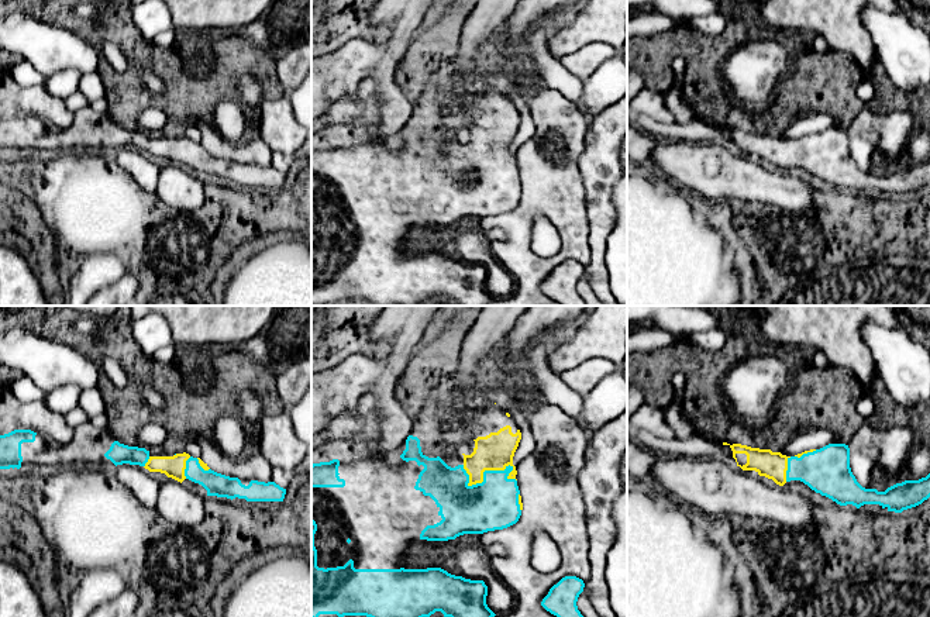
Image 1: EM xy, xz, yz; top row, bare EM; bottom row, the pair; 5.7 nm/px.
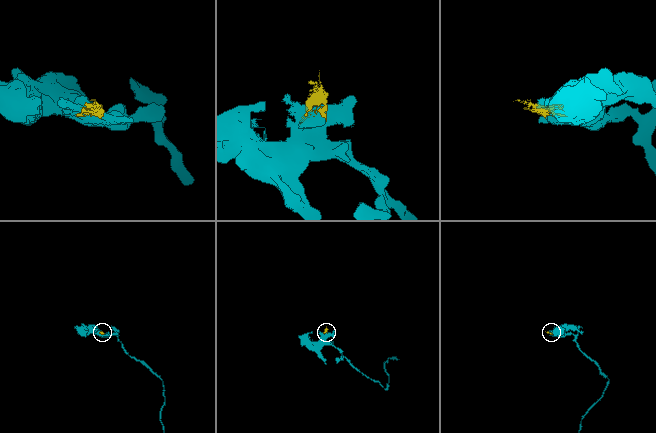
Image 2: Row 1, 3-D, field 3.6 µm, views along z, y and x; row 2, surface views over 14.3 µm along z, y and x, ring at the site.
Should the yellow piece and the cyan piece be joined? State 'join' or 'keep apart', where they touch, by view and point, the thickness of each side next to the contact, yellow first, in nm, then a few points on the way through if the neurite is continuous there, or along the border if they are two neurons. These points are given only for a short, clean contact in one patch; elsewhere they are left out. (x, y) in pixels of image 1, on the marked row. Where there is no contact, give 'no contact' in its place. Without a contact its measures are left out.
join | xz (486, 469) | 200/280 nm

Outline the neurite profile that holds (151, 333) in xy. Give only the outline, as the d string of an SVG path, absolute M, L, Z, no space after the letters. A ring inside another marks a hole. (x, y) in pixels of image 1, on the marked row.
M159 314L134 318L131 323L131 334L148 359L152 359L158 349L172 344L169 324Z

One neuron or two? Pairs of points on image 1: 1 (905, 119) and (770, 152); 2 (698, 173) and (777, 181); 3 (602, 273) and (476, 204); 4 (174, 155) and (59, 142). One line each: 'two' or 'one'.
1: one
2: one
3: one
4: one

